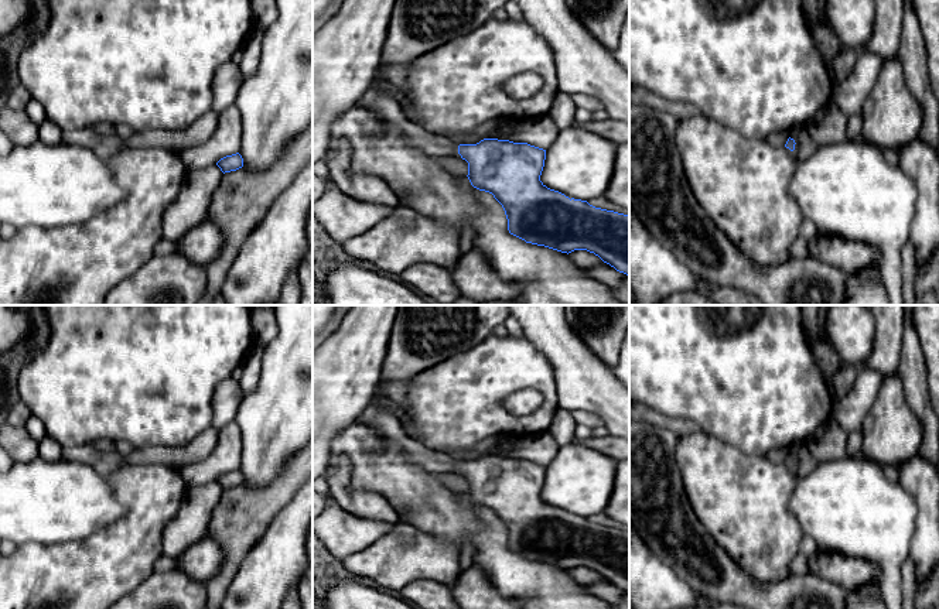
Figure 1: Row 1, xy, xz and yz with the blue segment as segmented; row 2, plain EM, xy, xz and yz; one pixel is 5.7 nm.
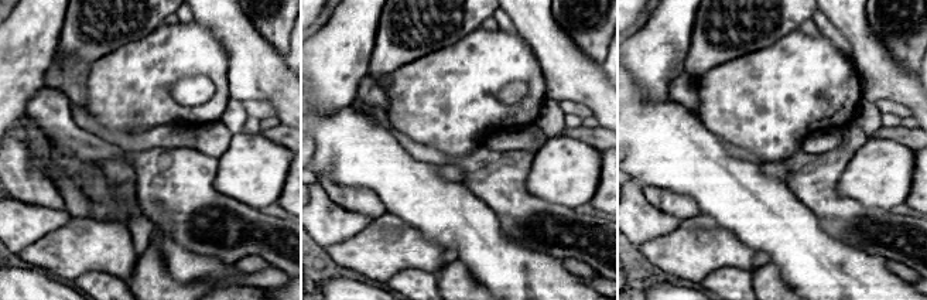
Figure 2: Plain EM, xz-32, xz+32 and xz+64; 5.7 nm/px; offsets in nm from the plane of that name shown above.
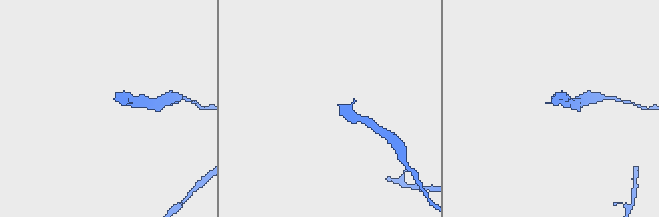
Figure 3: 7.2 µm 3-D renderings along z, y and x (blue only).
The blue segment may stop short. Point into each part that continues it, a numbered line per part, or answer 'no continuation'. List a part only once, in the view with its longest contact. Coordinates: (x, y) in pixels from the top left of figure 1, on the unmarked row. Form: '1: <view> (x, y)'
1: xz (386, 424)

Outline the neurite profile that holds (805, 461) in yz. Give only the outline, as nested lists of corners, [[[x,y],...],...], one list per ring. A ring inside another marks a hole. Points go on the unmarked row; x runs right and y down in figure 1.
[[[796,444],[788,448],[789,454],[795,456],[793,471],[796,476],[806,476],[817,465],[816,458],[810,454],[806,444]]]

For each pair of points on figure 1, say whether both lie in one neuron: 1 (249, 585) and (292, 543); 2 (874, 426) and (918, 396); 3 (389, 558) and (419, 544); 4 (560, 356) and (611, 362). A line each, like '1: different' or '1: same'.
1: same
2: different
3: same
4: different

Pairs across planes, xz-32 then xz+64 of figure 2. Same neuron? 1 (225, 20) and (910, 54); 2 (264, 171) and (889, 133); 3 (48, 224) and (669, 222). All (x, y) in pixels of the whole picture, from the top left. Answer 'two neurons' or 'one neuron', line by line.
1: two neurons
2: two neurons
3: one neuron

